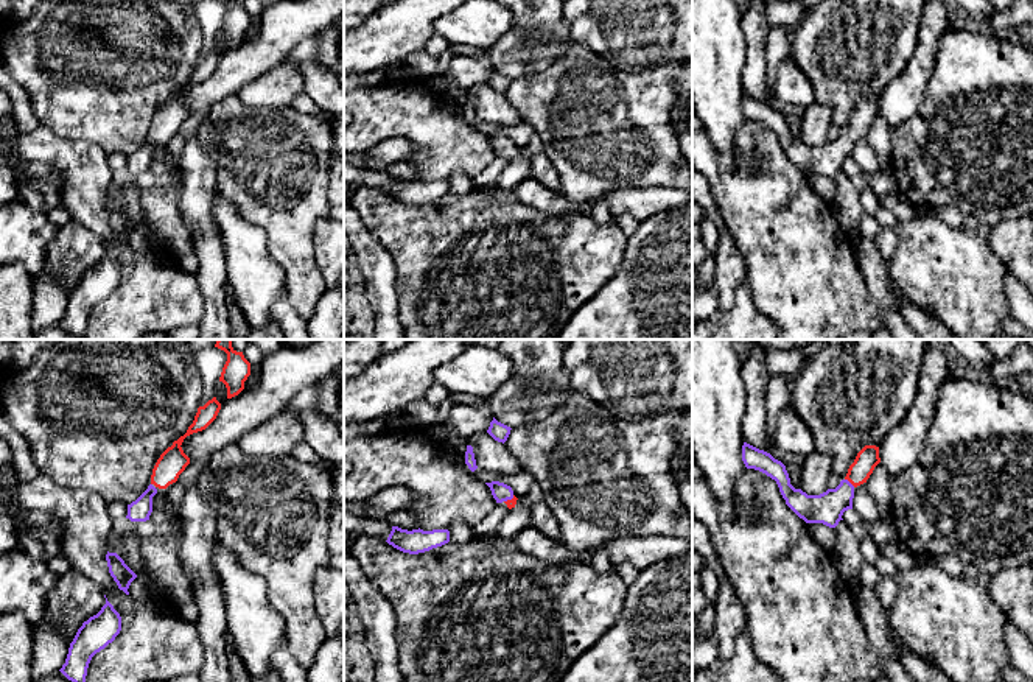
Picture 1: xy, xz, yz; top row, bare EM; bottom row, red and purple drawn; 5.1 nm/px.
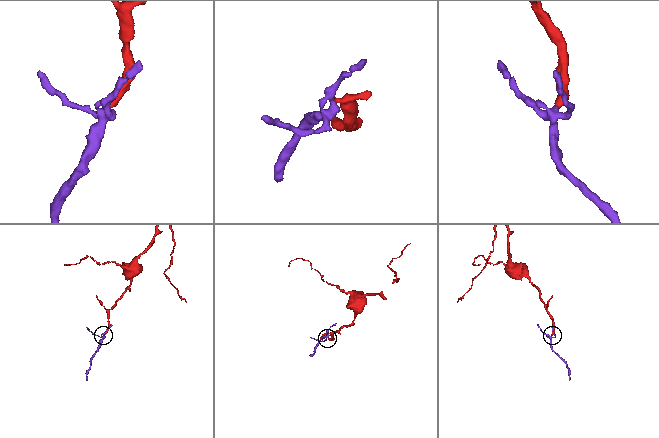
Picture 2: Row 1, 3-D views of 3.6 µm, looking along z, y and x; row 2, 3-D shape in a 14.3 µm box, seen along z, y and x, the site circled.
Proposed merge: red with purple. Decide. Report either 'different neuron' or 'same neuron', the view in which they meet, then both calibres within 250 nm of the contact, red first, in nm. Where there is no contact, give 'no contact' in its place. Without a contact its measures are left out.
same neuron | yz | 120/160 nm

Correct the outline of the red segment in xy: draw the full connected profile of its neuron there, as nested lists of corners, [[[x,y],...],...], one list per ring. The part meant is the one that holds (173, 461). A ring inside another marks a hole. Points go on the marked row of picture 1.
[[[213,397],[204,406],[198,408],[193,424],[188,427],[187,433],[168,447],[157,459],[151,484],[159,489],[166,489],[170,484],[176,483],[179,475],[190,464],[190,458],[182,450],[182,442],[187,436],[205,430],[218,416],[221,403]]]

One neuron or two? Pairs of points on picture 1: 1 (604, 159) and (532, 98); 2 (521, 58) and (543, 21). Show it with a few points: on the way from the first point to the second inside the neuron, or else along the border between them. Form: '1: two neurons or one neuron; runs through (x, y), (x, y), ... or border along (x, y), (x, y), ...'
1: one neuron; runs through (587, 142), (549, 109)
2: one neuron; runs through (528, 49), (537, 39), (540, 30)

